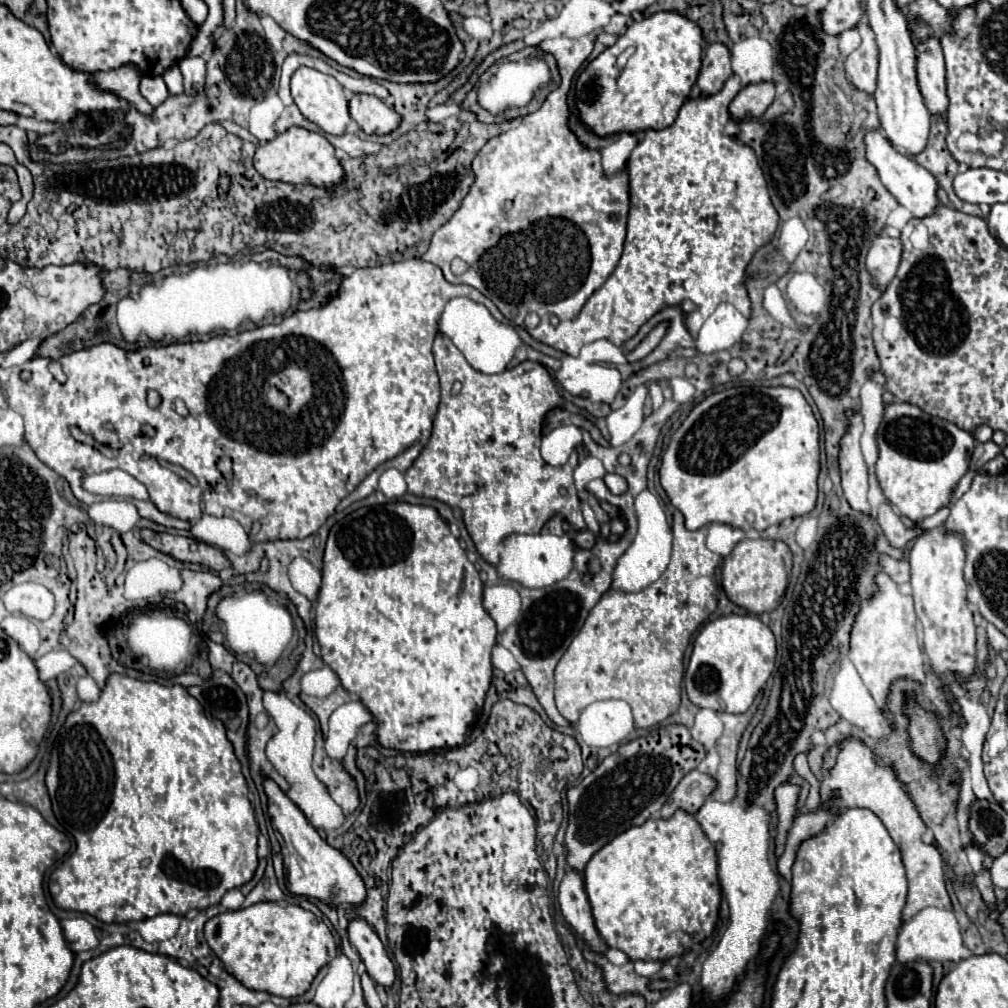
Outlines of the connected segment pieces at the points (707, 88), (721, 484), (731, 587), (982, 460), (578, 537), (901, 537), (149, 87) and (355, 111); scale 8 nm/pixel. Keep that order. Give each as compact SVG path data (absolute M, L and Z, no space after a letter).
M711 44L703 58L703 66L697 78L697 88L701 90L703 96L713 96L723 88L725 80L731 74L733 70L731 70L729 50L723 44Z
M733 386L723 392L713 392L705 400L701 400L683 420L683 424L671 432L669 446L661 458L661 468L659 468L659 480L663 490L667 492L671 504L681 510L685 516L685 528L687 530L699 530L707 524L719 522L719 524L729 524L733 528L741 530L765 530L771 524L781 524L787 518L803 516L809 514L815 508L817 500L817 476L819 476L819 426L813 416L811 406L803 398L803 394L795 388L765 388L765 386Z
M741 540L723 560L723 588L731 602L751 614L775 610L787 590L791 576L791 552L779 540Z
M977 442L971 454L969 471L977 471L978 469L982 468L986 464L986 462L990 461L995 456L997 456L997 454L1000 453L1001 448L997 446L994 442Z
M579 530L573 538L573 542L579 546L579 548L593 548L593 542L595 542L595 534L591 530Z
M881 504L881 506L879 506L879 510L877 510L877 524L881 526L883 534L887 536L889 544L891 544L893 548L903 548L903 546L909 542L909 538L917 538L917 536L919 536L917 530L905 528L901 516L895 514L895 512L889 508L889 504Z
M145 76L145 78L141 80L141 86L139 86L139 88L141 88L143 98L145 98L149 104L153 104L153 106L163 104L163 102L167 100L167 96L169 96L167 86L165 86L165 82L163 82L161 76Z
M353 94L349 114L365 134L389 134L401 120L391 106L385 106L377 96L369 94Z

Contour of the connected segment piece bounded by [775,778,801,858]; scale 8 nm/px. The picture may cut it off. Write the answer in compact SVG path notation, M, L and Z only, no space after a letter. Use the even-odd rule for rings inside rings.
M783 782L775 790L775 804L777 804L777 836L775 836L775 856L779 858L785 850L787 832L793 826L793 818L797 814L797 800L799 800L799 786L791 782Z

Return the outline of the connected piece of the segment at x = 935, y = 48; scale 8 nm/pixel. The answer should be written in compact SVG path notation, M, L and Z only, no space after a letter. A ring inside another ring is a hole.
M929 38L925 46L917 46L917 80L925 98L925 106L931 114L945 118L949 98L945 88L945 62L943 50L937 38Z

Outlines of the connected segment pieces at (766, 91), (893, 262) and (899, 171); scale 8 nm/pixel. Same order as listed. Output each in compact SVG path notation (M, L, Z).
M759 82L745 86L735 100L729 104L729 112L735 120L755 120L771 106L775 100L775 84L773 82Z
M879 234L871 240L865 266L877 286L887 286L893 280L893 274L897 272L899 262L901 262L901 240L899 238L889 238L885 234Z
M867 130L863 136L863 142L865 142L865 158L875 166L881 182L897 198L897 202L903 204L907 210L911 210L911 214L915 218L925 218L925 216L933 214L933 210L939 204L937 180L933 178L933 174L929 174L923 166L919 166L915 160L907 158L899 150L893 150L893 146L889 146L889 140L885 138L885 134L881 134L879 130Z

